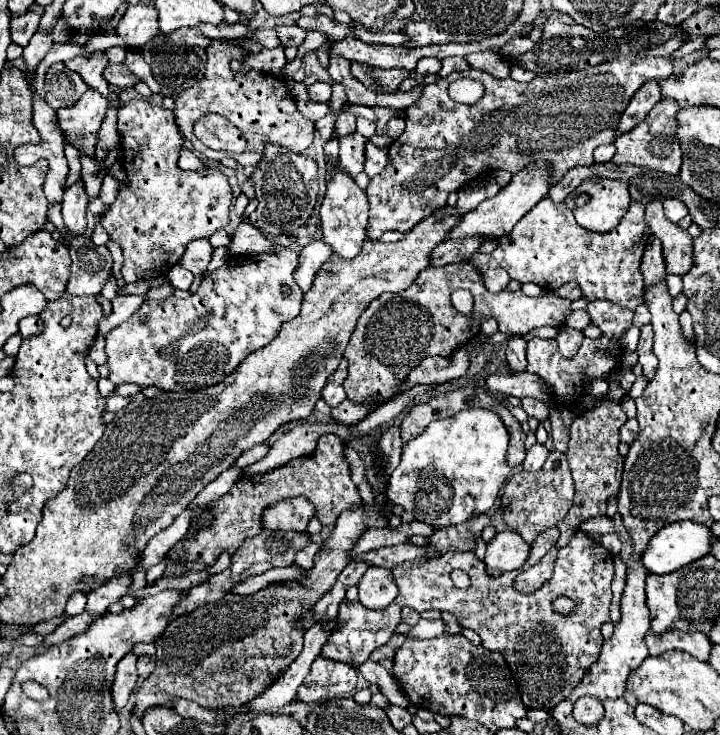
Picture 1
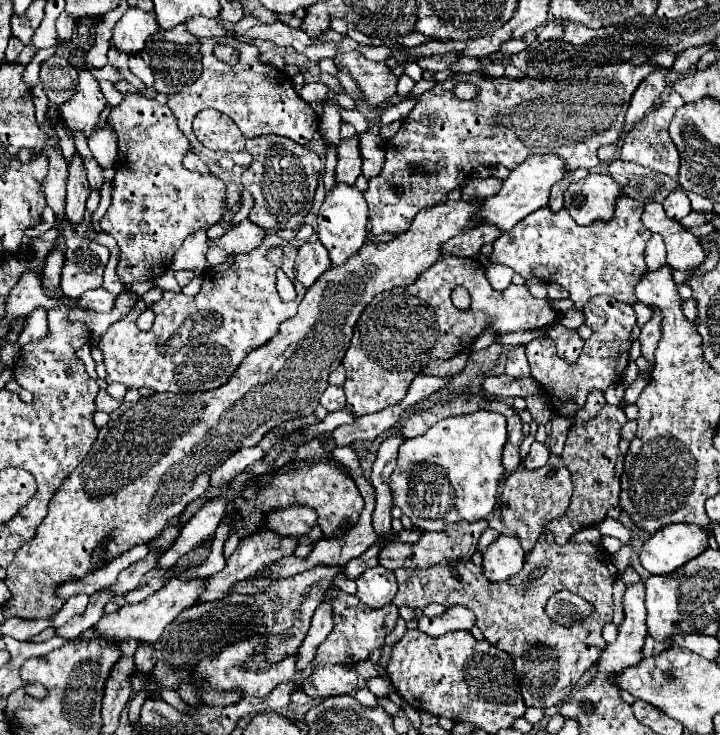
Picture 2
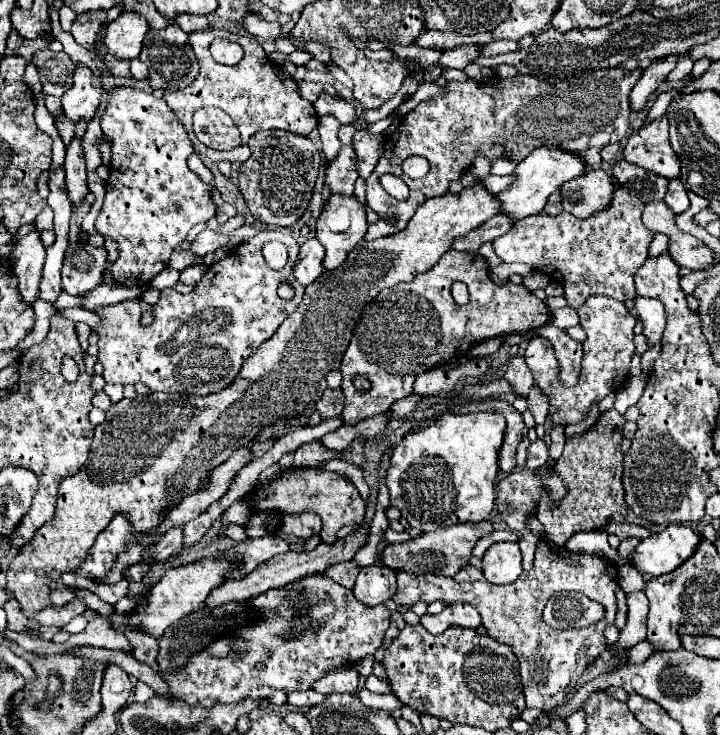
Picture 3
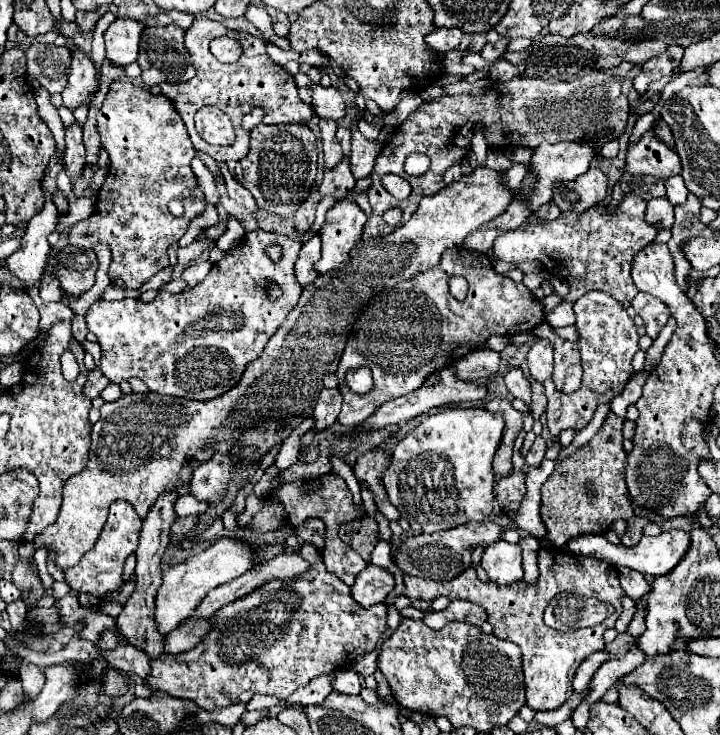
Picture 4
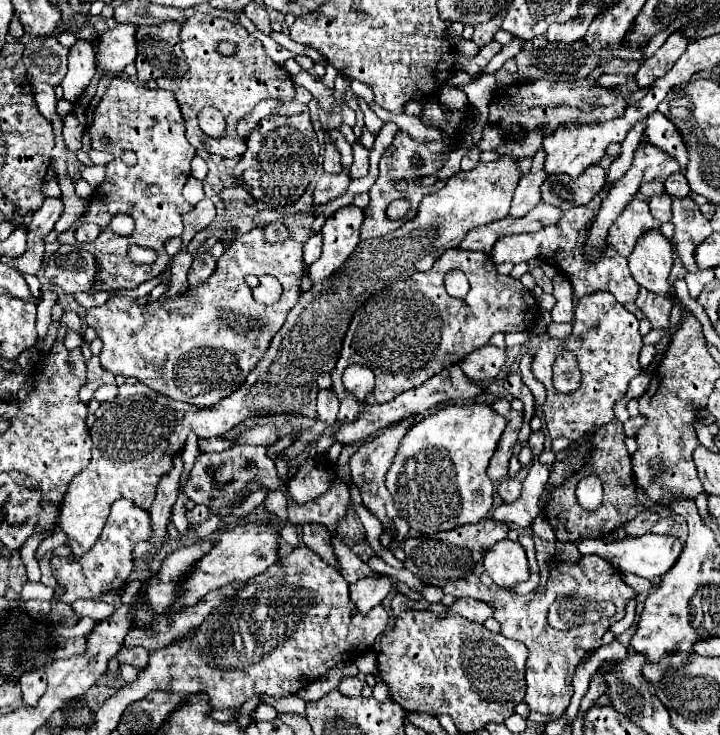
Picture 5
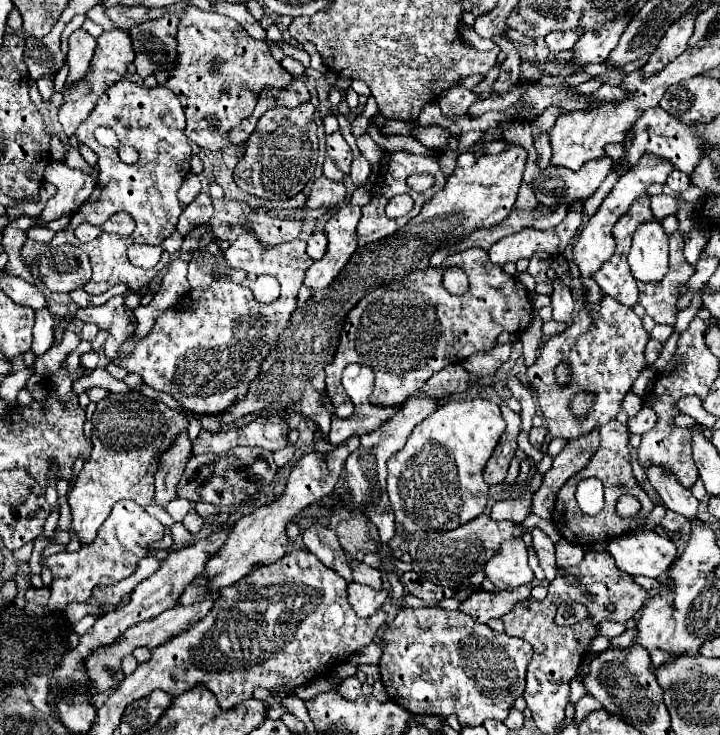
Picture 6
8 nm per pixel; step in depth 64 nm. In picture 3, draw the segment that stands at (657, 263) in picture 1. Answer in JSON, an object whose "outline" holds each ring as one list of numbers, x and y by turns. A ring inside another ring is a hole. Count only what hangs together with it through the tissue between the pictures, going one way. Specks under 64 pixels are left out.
{"outline":[[656,234,652,244,650,244,648,256,660,256,662,252,666,252,666,248,668,248,668,236,666,234]]}

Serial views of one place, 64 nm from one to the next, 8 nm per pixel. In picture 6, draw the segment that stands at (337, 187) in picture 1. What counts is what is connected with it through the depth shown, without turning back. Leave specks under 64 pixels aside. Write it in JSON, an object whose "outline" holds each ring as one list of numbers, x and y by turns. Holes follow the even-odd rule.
{"outline":[[344,204,334,210,330,220,324,226,324,234,328,238,328,248,326,254,316,260,308,270,304,284,310,290,320,290,328,288,334,278,340,274,348,258,358,246,358,236,356,236,356,224,360,220,360,206]]}

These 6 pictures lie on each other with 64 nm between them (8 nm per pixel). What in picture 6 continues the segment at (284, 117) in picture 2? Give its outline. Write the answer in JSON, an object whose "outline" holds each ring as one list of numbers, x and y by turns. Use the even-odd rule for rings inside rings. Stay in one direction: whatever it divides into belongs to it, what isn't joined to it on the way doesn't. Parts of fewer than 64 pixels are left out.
{"outline":[[188,6,182,12,176,40,176,70,156,72,156,80,178,96,186,114,186,136,198,148,224,152,234,146,226,134,252,114,260,92,270,88,284,90,292,82,292,76,270,56,266,42,250,38,248,32,228,16],[206,116,218,118,218,130,208,126]]}

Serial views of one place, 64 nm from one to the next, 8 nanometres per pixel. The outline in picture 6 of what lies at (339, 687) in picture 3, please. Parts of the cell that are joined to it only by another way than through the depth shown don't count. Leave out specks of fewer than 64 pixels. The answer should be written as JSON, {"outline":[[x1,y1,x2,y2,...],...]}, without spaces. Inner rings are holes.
{"outline":[[346,678,346,680,338,686,338,692,340,692,344,698,348,698,348,700,356,700,356,698,362,694,362,690,360,690,360,680,358,680,358,678]]}

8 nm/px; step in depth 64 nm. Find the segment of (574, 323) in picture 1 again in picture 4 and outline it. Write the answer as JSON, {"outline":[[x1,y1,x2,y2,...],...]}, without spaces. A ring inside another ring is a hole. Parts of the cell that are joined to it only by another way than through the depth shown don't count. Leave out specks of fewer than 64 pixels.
{"outline":[[562,302,560,306,556,306,552,312,546,314,546,322,552,324,554,328,560,328,560,326,572,326,572,324,576,322,572,304,570,304,570,302]]}

